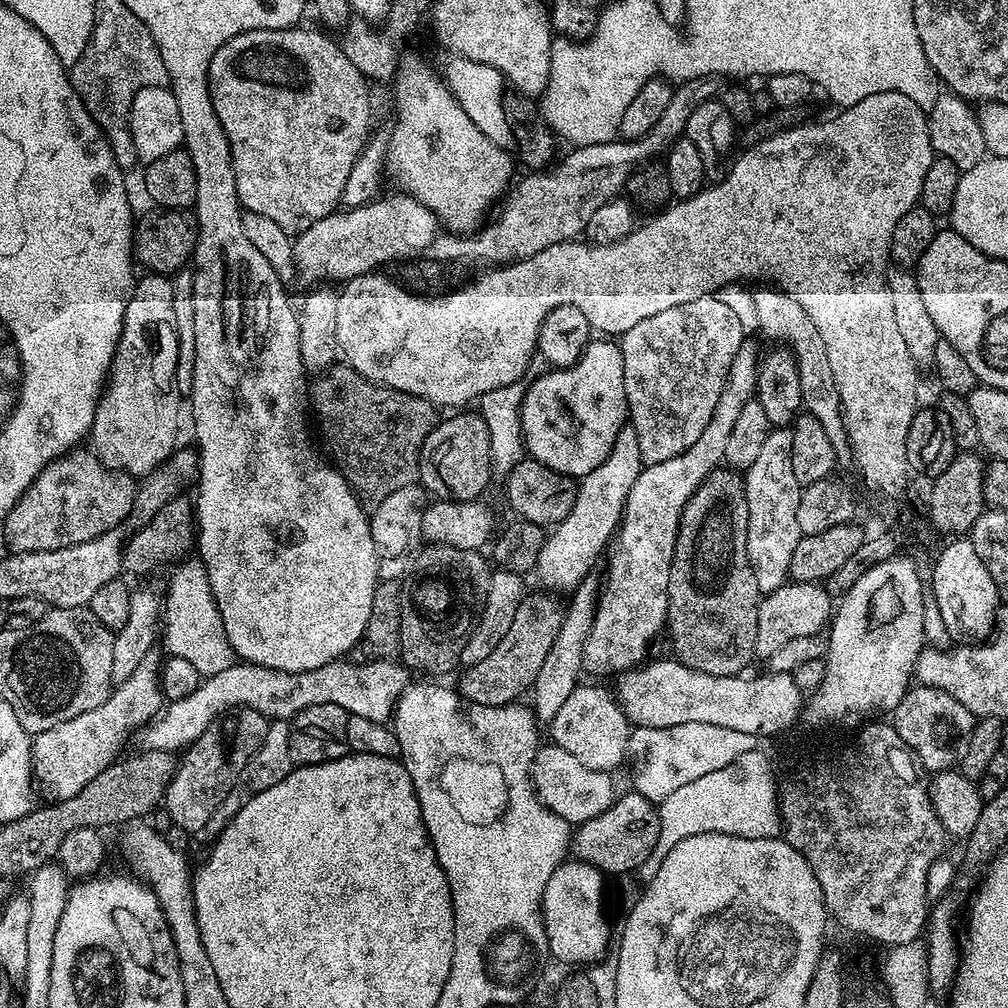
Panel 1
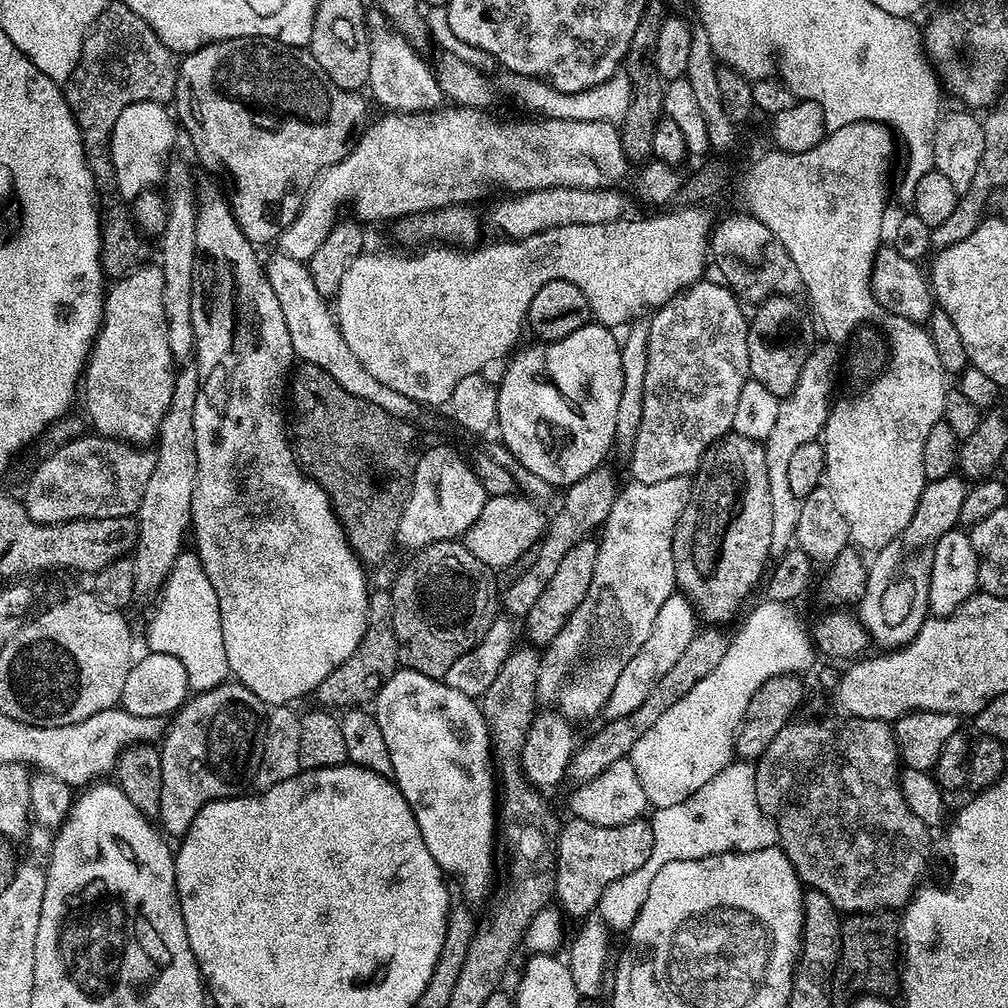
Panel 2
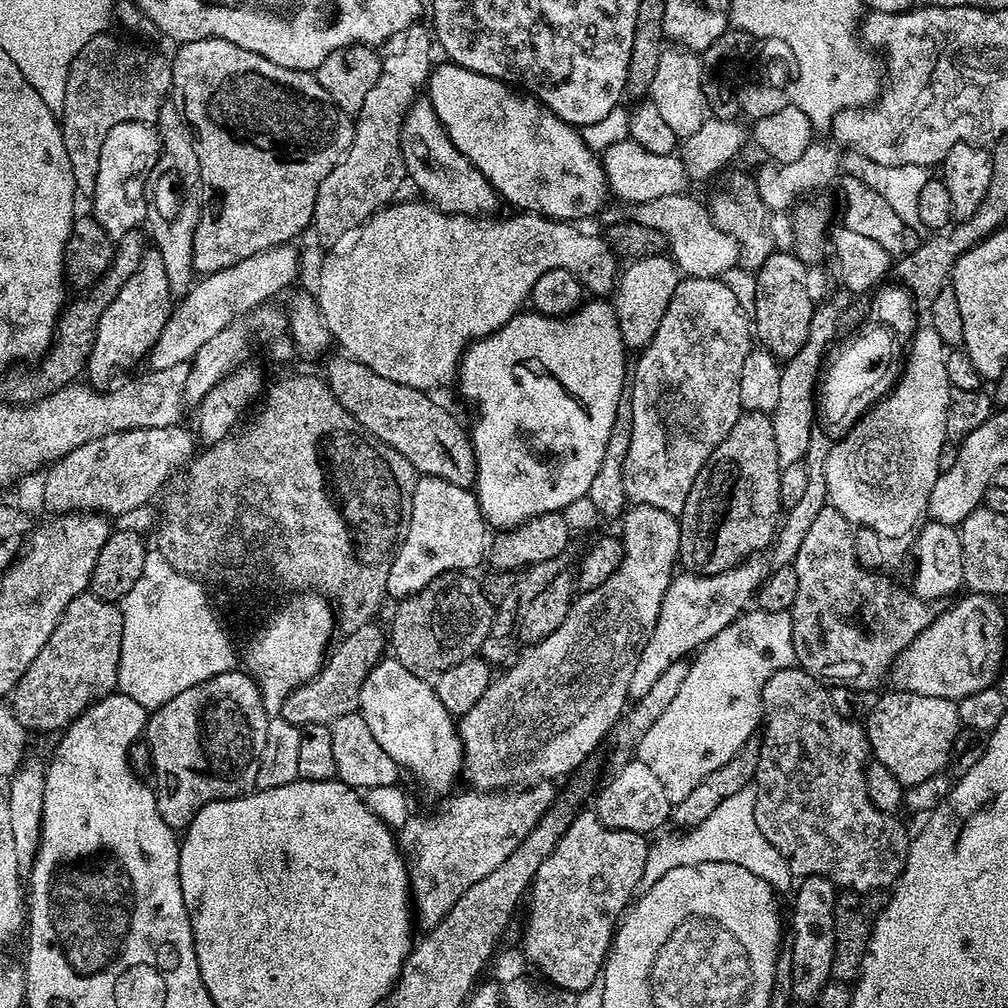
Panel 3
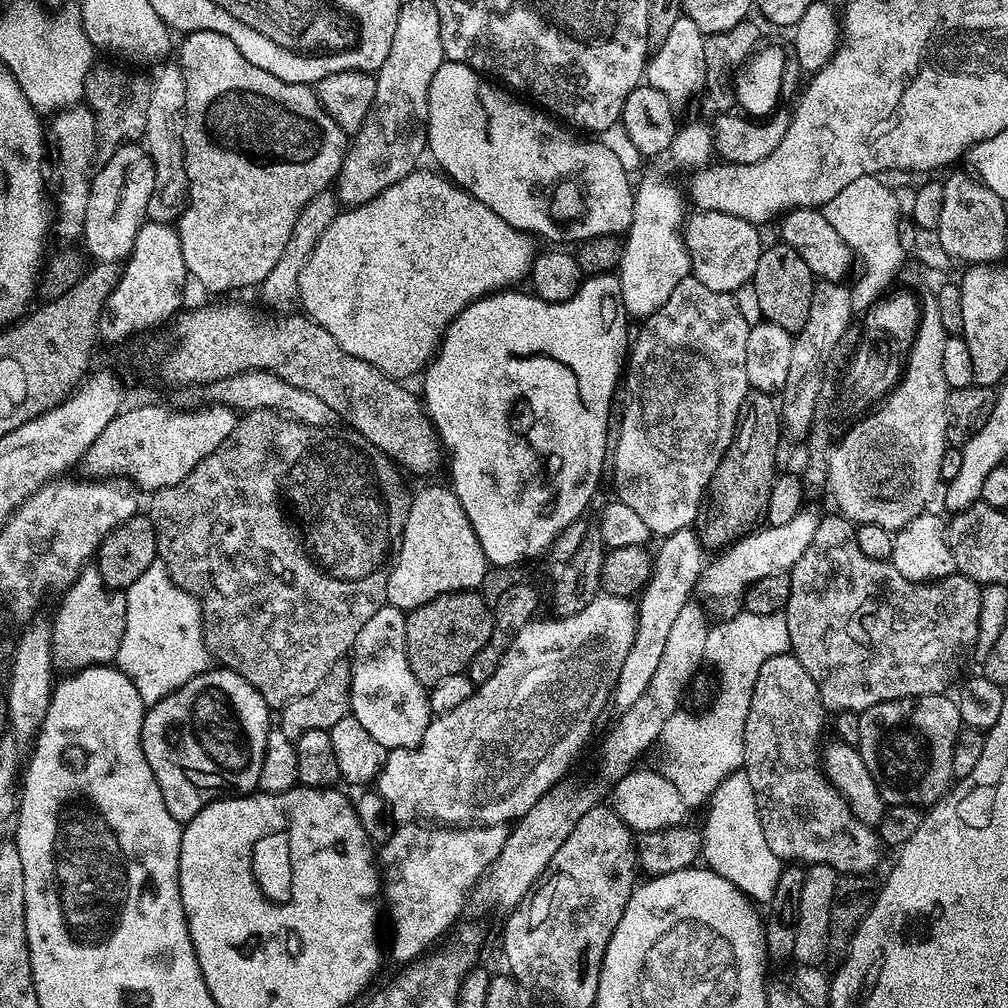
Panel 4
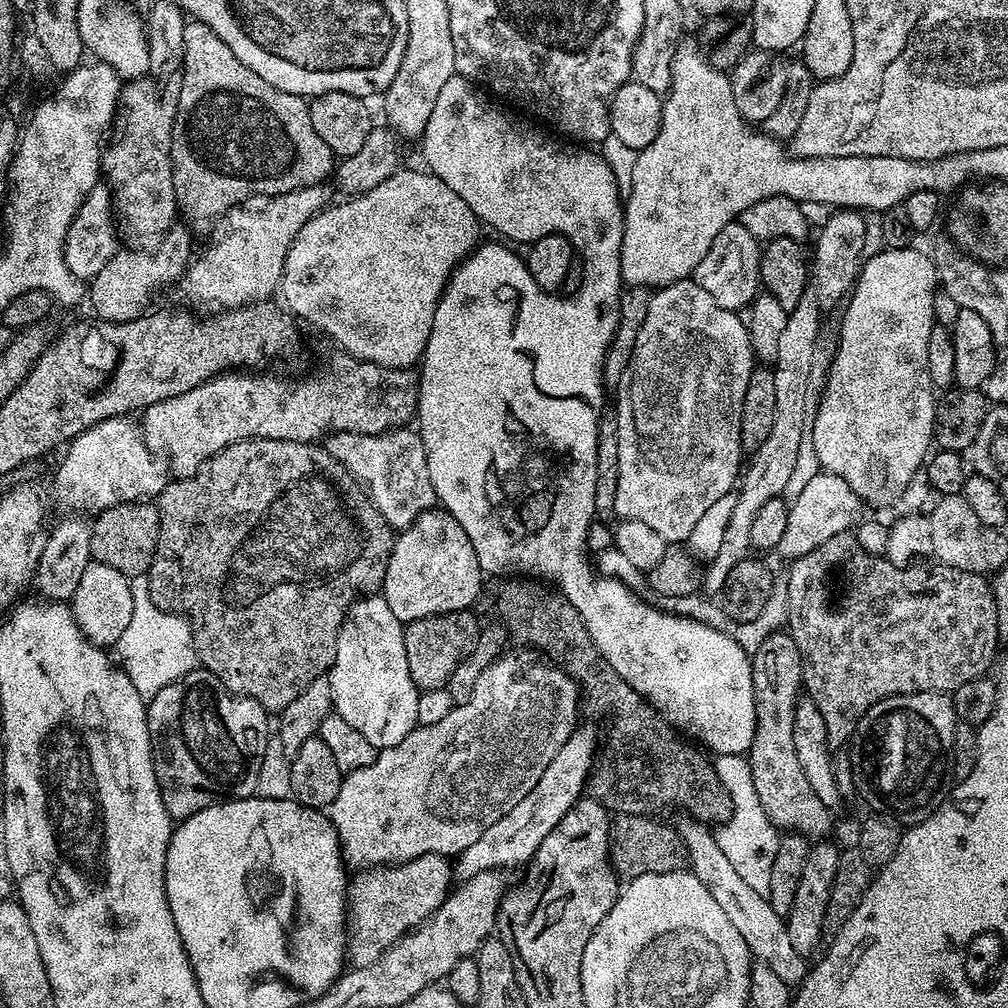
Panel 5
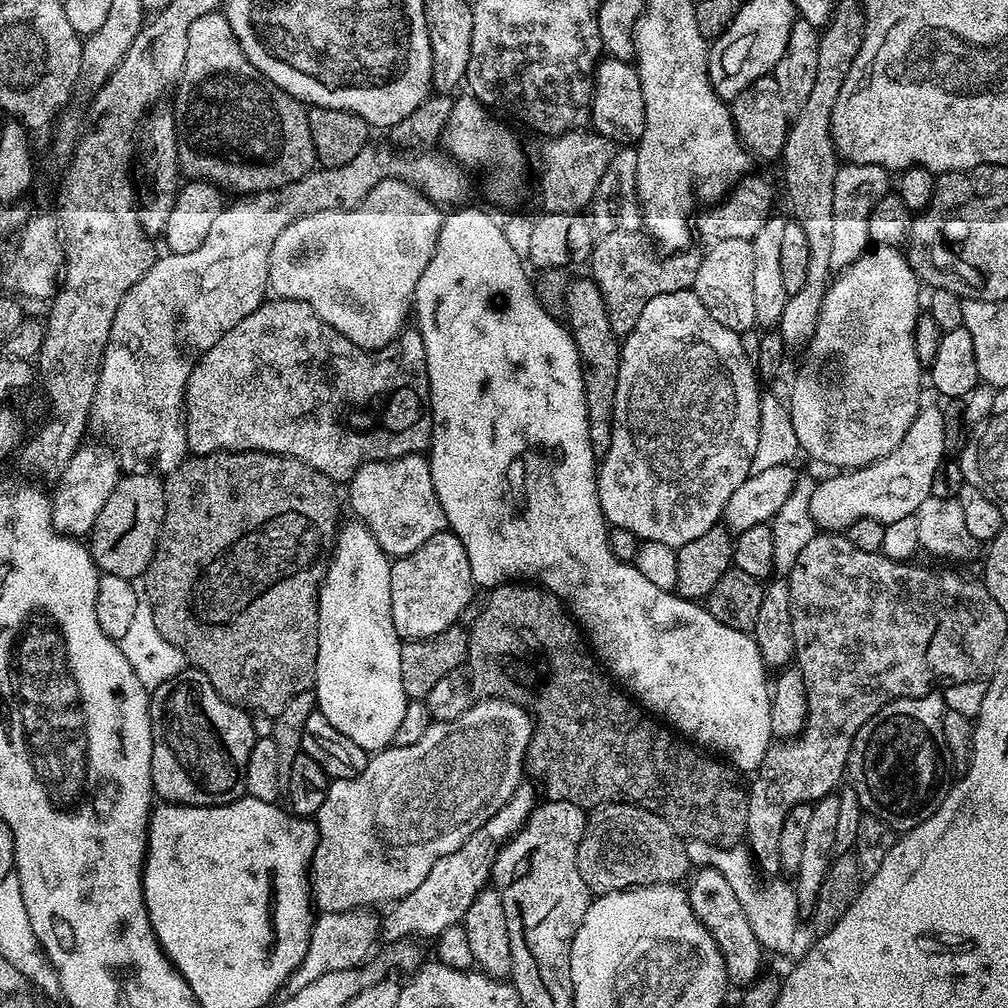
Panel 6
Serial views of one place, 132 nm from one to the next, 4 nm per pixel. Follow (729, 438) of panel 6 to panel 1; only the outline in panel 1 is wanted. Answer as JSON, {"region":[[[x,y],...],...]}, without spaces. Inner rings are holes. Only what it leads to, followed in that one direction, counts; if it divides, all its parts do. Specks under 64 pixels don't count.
{"region":[[[713,294],[694,298],[694,302],[682,302],[682,306],[670,306],[670,310],[661,310],[651,318],[642,318],[642,322],[630,326],[630,330],[619,337],[628,415],[630,424],[637,431],[641,458],[645,465],[666,462],[690,450],[690,446],[698,442],[702,430],[706,430],[714,418],[722,390],[728,385],[734,354],[738,354],[740,347],[746,343],[744,324],[739,314],[720,298]]]}

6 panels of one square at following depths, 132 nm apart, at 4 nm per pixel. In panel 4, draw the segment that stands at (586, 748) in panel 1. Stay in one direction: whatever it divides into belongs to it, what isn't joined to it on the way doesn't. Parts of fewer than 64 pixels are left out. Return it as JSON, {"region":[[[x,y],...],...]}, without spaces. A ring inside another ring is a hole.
{"region":[[[805,506],[794,518],[786,522],[785,526],[764,526],[761,527],[762,530],[749,531],[741,535],[720,554],[721,558],[714,561],[711,559],[707,563],[701,572],[701,587],[705,588],[712,598],[719,598],[728,604],[739,603],[744,597],[745,590],[754,581],[766,578],[767,575],[791,571],[806,552],[806,547],[813,541],[821,517],[821,513],[816,509]]]}

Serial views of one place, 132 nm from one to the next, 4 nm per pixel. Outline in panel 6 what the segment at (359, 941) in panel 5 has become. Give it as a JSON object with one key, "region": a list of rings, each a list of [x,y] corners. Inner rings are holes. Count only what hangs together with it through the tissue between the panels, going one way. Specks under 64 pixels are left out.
{"region":[[[357,910],[354,912],[320,912],[315,917],[310,946],[306,950],[306,958],[302,958],[300,964],[295,965],[292,975],[286,985],[288,992],[302,990],[302,986],[310,986],[322,974],[334,974],[338,970],[350,970],[360,968],[368,958],[368,951],[372,948],[376,936],[381,935],[382,920],[372,910]]]}

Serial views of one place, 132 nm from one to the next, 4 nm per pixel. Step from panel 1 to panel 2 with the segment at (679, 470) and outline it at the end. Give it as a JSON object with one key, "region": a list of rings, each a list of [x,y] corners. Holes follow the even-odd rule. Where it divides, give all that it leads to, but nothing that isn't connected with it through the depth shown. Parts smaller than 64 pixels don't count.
{"region":[[[679,476],[666,482],[650,484],[628,482],[628,485],[624,484],[619,489],[598,536],[598,562],[594,562],[594,578],[590,578],[590,590],[586,598],[582,598],[582,606],[570,614],[566,626],[558,630],[558,638],[554,638],[554,642],[543,649],[540,657],[536,687],[539,703],[551,705],[565,720],[588,720],[605,711],[605,704],[617,685],[619,674],[649,637],[654,618],[657,617],[658,610],[662,609],[662,604],[677,591],[672,543],[678,518],[687,504],[689,487],[689,481]]]}

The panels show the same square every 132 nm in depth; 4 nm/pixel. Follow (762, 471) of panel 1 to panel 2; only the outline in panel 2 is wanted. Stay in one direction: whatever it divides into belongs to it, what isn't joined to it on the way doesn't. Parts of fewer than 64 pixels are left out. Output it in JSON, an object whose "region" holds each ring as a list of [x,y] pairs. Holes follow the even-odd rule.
{"region":[[[822,342],[813,347],[803,364],[802,373],[799,375],[794,390],[780,400],[775,425],[764,441],[763,447],[766,468],[769,472],[772,511],[774,513],[774,537],[776,538],[791,537],[796,531],[800,503],[791,493],[787,469],[790,467],[794,451],[804,446],[806,442],[816,440],[823,433],[832,404],[832,400],[828,396],[832,388],[832,376],[838,362],[837,348],[839,348],[837,345],[830,342]]]}

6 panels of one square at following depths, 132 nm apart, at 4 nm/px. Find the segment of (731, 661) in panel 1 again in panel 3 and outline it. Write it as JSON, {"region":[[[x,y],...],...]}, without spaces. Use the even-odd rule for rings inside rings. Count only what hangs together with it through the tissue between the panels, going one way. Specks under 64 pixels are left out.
{"region":[[[764,412],[741,413],[698,472],[678,517],[678,560],[689,573],[722,574],[772,544],[782,512],[778,498],[780,469],[771,417]]]}

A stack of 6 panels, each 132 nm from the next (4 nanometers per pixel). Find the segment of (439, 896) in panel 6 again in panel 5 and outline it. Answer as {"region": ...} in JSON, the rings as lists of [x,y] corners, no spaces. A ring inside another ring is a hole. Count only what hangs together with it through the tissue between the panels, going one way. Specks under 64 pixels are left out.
{"region":[[[577,727],[572,737],[554,754],[554,762],[542,770],[542,778],[538,778],[538,786],[510,810],[510,814],[502,814],[494,826],[490,826],[478,838],[478,842],[470,842],[466,850],[458,853],[454,860],[454,872],[461,881],[474,878],[483,872],[493,870],[509,870],[515,864],[527,865],[538,846],[562,822],[562,818],[576,805],[576,801],[585,795],[588,777],[592,775],[594,761],[598,756],[596,748],[596,732],[592,728]]]}

